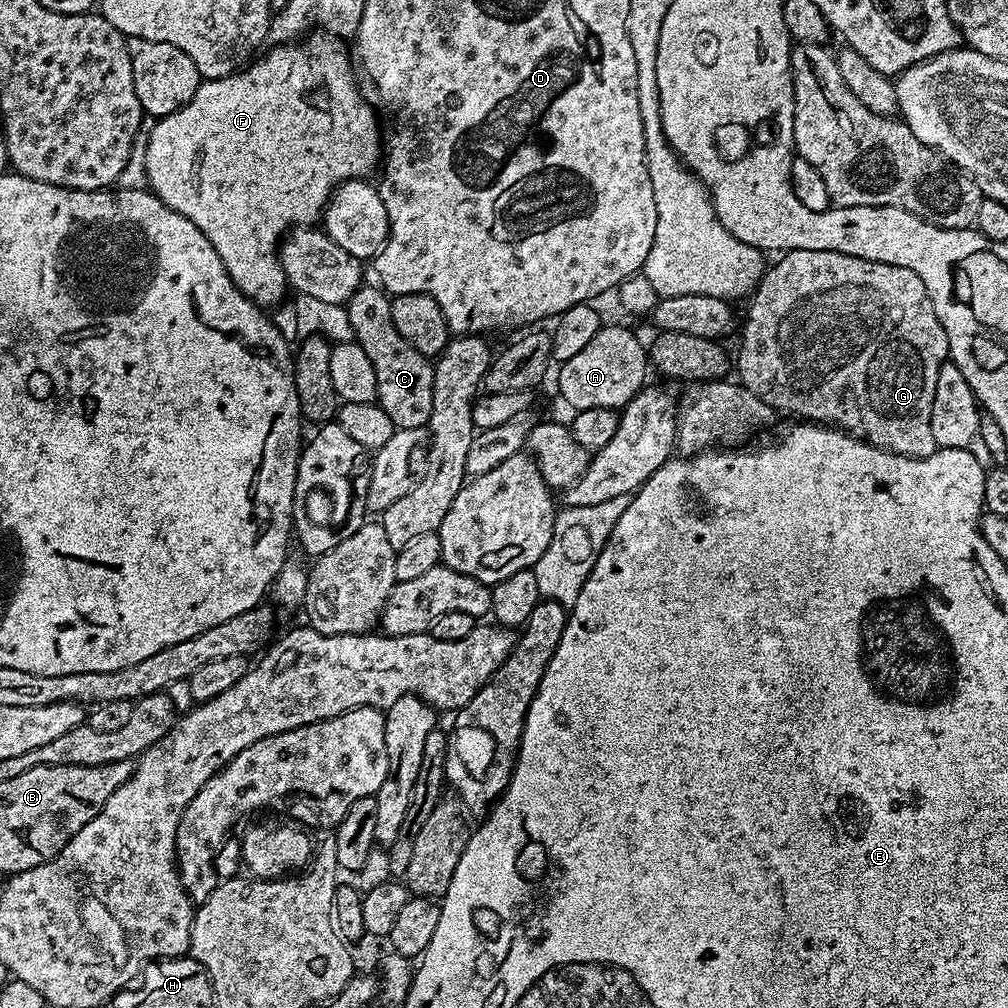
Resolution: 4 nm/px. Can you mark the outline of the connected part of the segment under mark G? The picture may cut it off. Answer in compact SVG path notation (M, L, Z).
M794 250L783 253L776 265L769 267L764 277L751 293L752 305L748 308L748 321L744 324L744 337L740 340L740 353L734 356L734 372L739 383L744 385L750 394L754 394L762 402L766 402L777 413L789 412L804 422L815 422L825 426L835 426L845 432L851 432L867 444L893 452L899 456L910 458L926 458L936 452L934 430L930 430L930 410L934 406L934 386L938 382L938 370L949 359L946 330L942 330L942 322L938 322L938 314L934 314L934 306L930 302L930 294L914 274L914 270L906 270L902 266L890 266L882 262L870 262L866 258L854 258L850 254L838 254L830 250Z

